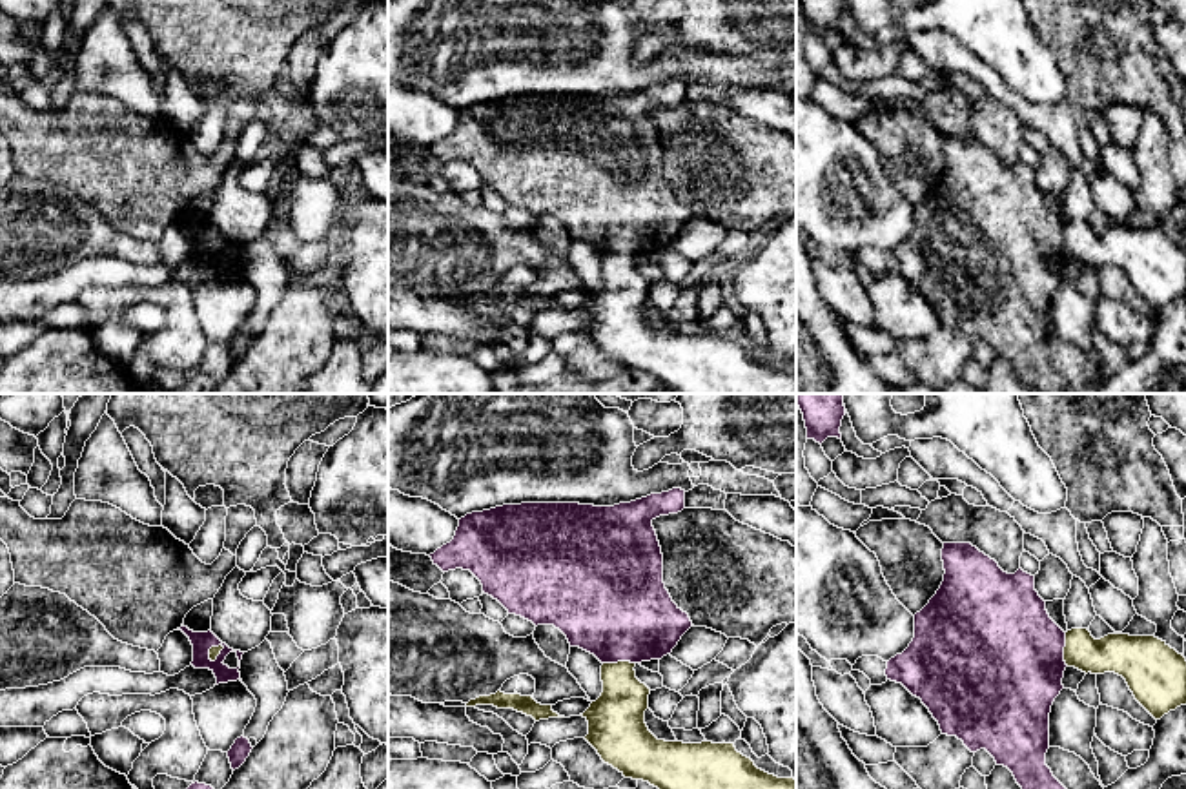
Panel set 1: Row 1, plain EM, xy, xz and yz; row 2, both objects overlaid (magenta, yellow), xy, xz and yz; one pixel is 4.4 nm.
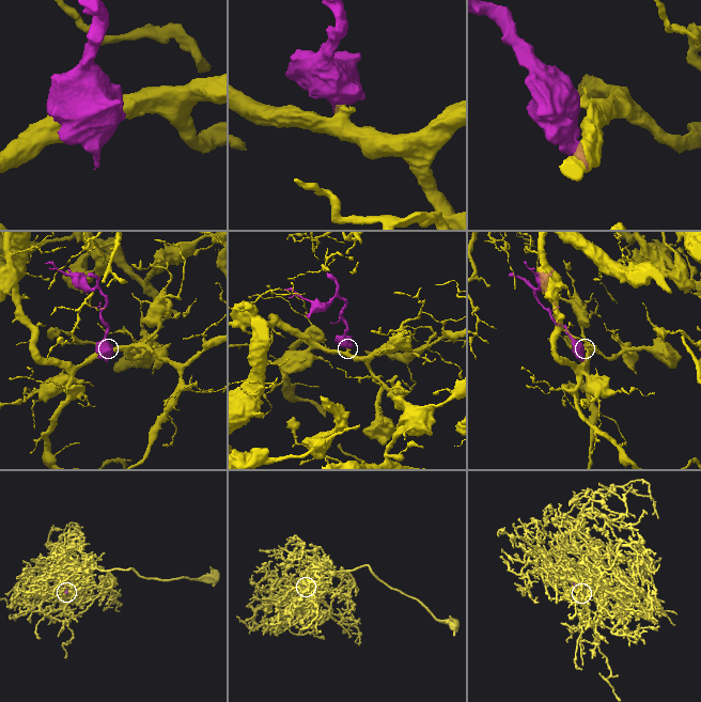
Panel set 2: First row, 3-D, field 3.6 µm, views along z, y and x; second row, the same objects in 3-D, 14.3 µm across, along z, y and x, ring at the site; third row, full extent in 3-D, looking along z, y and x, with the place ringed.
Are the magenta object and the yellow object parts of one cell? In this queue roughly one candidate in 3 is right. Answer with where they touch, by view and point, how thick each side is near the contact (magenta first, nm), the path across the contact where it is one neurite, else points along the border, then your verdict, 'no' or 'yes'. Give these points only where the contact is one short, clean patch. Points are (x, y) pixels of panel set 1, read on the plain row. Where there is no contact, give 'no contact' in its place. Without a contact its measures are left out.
contact yz (1063, 241); calibres 500 and 180 nm; border yz (1064, 225), (1064, 254), (1068, 257); no

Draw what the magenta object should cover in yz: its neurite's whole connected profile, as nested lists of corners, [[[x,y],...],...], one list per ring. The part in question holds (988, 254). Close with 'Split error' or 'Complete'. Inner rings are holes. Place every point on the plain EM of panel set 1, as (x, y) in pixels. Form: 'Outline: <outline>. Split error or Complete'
Outline: [[[944,135],[942,153],[946,162],[944,173],[929,195],[915,206],[915,230],[909,239],[887,253],[887,272],[902,275],[913,288],[920,290],[933,310],[938,313],[942,326],[956,328],[971,344],[986,341],[995,350],[997,357],[1007,359],[1022,383],[1037,394],[1073,392],[1071,384],[1053,368],[1051,361],[1046,357],[1046,344],[1049,341],[1049,304],[1055,290],[1064,281],[1062,270],[1068,259],[1064,253],[1066,224],[1049,210],[1046,193],[1035,182],[1035,168],[1024,164],[1022,160],[1018,160],[1015,166],[1004,164],[995,151],[980,144],[971,135]]]. Complete

